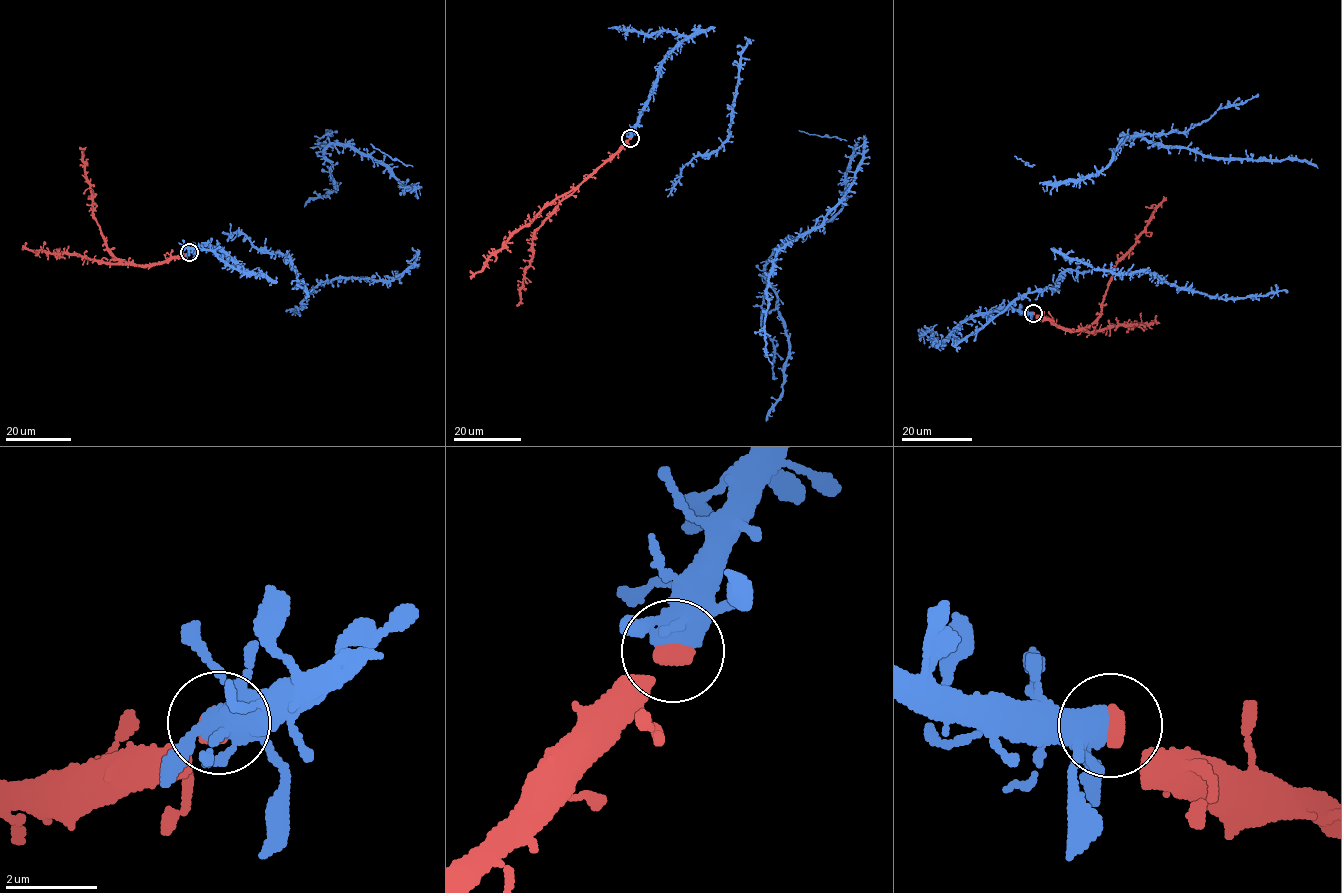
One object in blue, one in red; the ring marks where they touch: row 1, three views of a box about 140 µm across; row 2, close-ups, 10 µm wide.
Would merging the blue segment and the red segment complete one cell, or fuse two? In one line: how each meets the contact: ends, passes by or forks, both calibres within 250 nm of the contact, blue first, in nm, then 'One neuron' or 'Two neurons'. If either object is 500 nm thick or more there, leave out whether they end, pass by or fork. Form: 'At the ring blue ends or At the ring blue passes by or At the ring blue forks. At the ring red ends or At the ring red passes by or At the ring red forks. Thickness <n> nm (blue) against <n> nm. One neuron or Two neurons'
At the ring blue forks. At the ring red ends. Thickness 400 nm (blue) against 480 nm. One neuron

